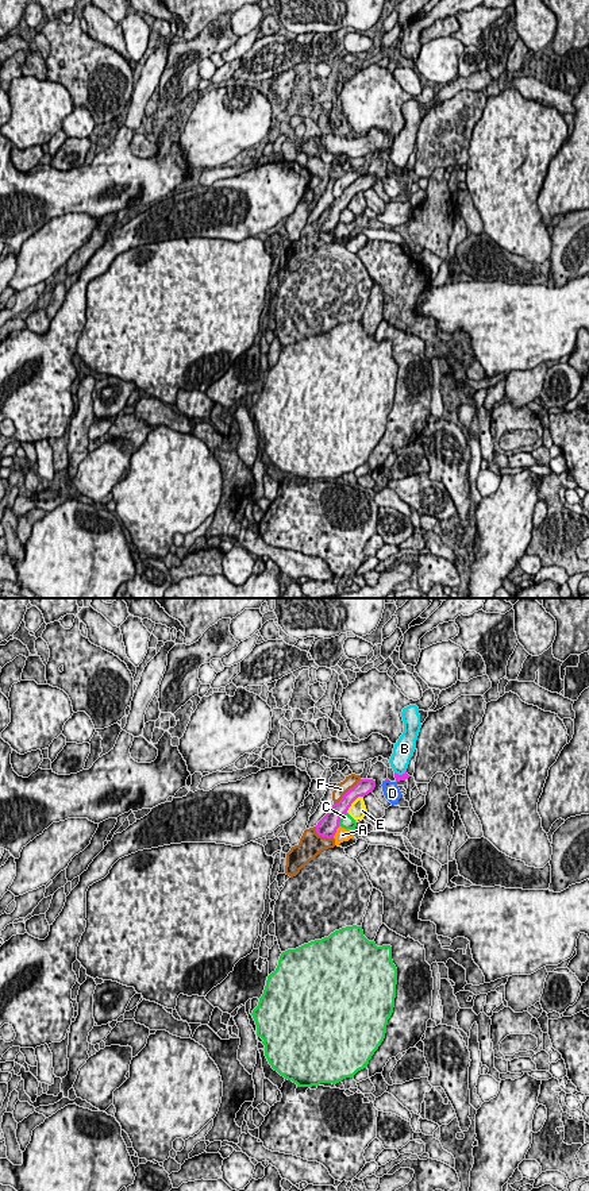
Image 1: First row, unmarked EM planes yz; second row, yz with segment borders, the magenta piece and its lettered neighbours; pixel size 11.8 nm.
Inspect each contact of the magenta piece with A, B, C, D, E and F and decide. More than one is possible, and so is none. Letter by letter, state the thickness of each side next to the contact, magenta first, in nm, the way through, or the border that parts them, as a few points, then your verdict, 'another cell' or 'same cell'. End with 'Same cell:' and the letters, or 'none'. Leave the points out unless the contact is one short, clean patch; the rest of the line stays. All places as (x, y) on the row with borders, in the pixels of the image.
A: 240 nm thick on the magenta side, 160 nm on the other; border along yz (339, 827), (333, 836); another cell
B: 70 nm thick on the magenta side, 240 nm on the other; another cell
C: 240 nm thick on the magenta side, 160 nm on the other; border along yz (346, 812), (338, 825); another cell
D: 30 nm thick on the magenta side, 200 nm on the other; border along yz (388, 779), (382, 782); another cell
E: 190 nm thick on the magenta side, 200 nm on the other; border along yz (362, 796), (346, 812); another cell
F: 190 nm thick on the magenta side, 160 nm on the other; another cell
Same cell: none

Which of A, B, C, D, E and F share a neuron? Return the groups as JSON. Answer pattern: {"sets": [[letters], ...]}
{"sets": [["A"], ["B"], ["C"], ["D"], ["E"], ["F"]]}

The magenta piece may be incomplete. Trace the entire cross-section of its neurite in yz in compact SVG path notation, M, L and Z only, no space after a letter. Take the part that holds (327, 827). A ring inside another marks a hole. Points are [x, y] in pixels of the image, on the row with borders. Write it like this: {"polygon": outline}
{"polygon": "M361 779L353 789L350 789L343 795L343 798L338 803L334 803L331 810L317 822L316 833L327 839L334 837L336 829L339 828L339 821L342 816L347 813L351 803L358 797L365 797L369 793L373 793L374 787L376 787L376 780Z"}

